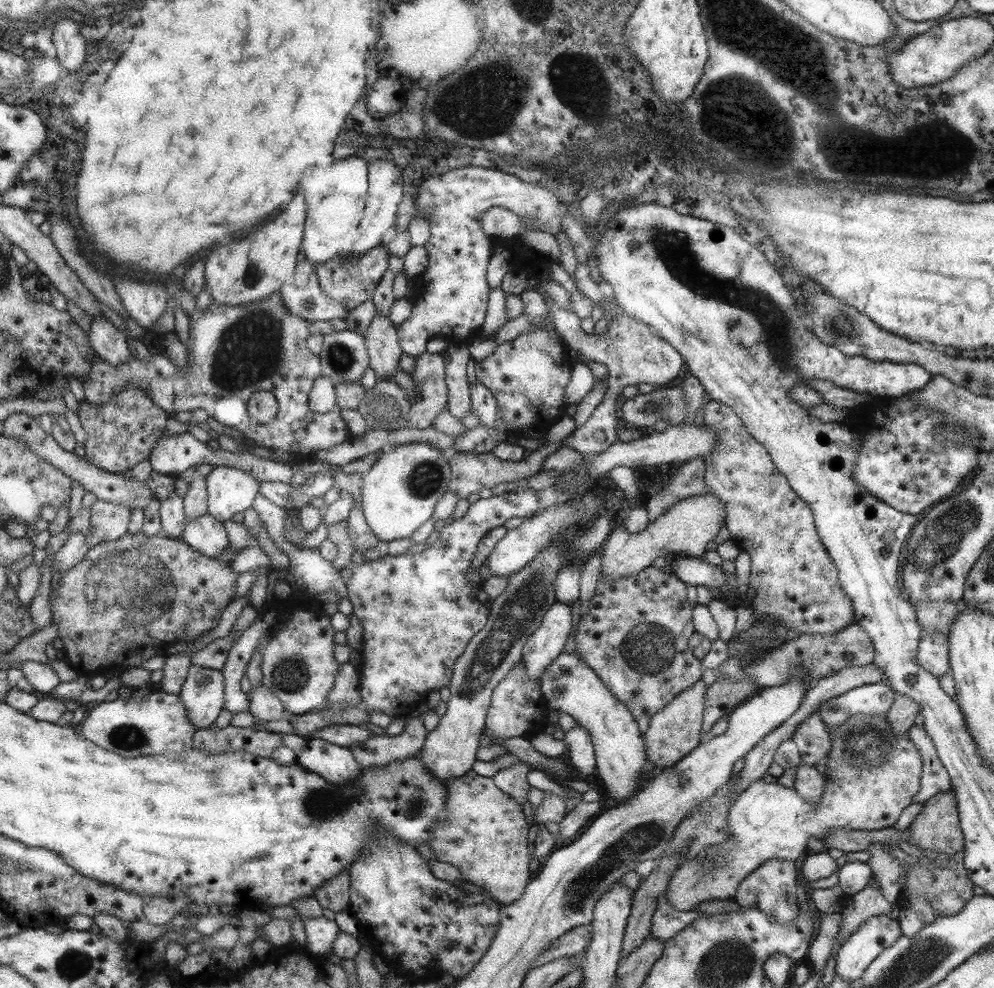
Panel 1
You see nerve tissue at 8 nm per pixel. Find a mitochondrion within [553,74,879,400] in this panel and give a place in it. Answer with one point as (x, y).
(779, 347)

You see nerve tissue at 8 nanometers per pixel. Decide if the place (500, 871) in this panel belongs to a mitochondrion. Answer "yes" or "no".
no

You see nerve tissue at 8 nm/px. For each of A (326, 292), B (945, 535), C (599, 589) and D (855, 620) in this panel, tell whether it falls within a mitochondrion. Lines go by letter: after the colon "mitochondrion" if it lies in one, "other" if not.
A: other
B: mitochondrion
C: other
D: other

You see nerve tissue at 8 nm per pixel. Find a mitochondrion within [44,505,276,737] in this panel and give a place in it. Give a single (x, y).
(143, 587)

